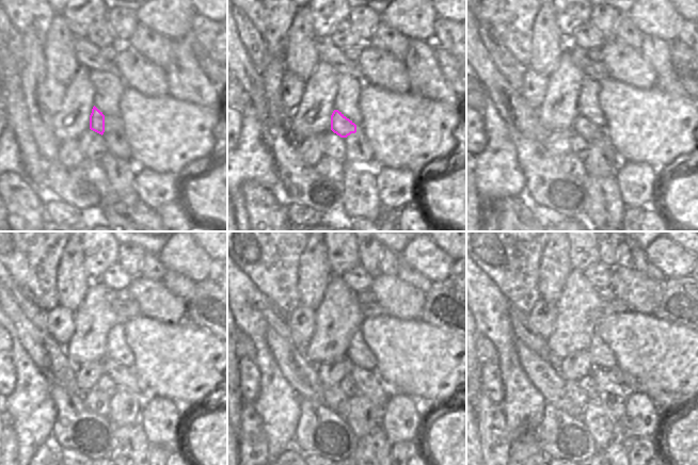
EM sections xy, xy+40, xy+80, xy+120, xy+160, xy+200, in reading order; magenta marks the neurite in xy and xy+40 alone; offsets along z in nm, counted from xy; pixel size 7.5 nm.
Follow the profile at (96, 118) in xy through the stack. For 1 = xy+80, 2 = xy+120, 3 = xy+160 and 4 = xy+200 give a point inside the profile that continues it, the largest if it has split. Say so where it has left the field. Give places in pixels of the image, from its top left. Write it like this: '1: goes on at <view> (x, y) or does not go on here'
1: goes on at xy+80 (582, 126)
2: goes on at xy+120 (125, 378)
3: goes on at xy+160 (367, 382)
4: goes on at xy+200 (607, 390)

